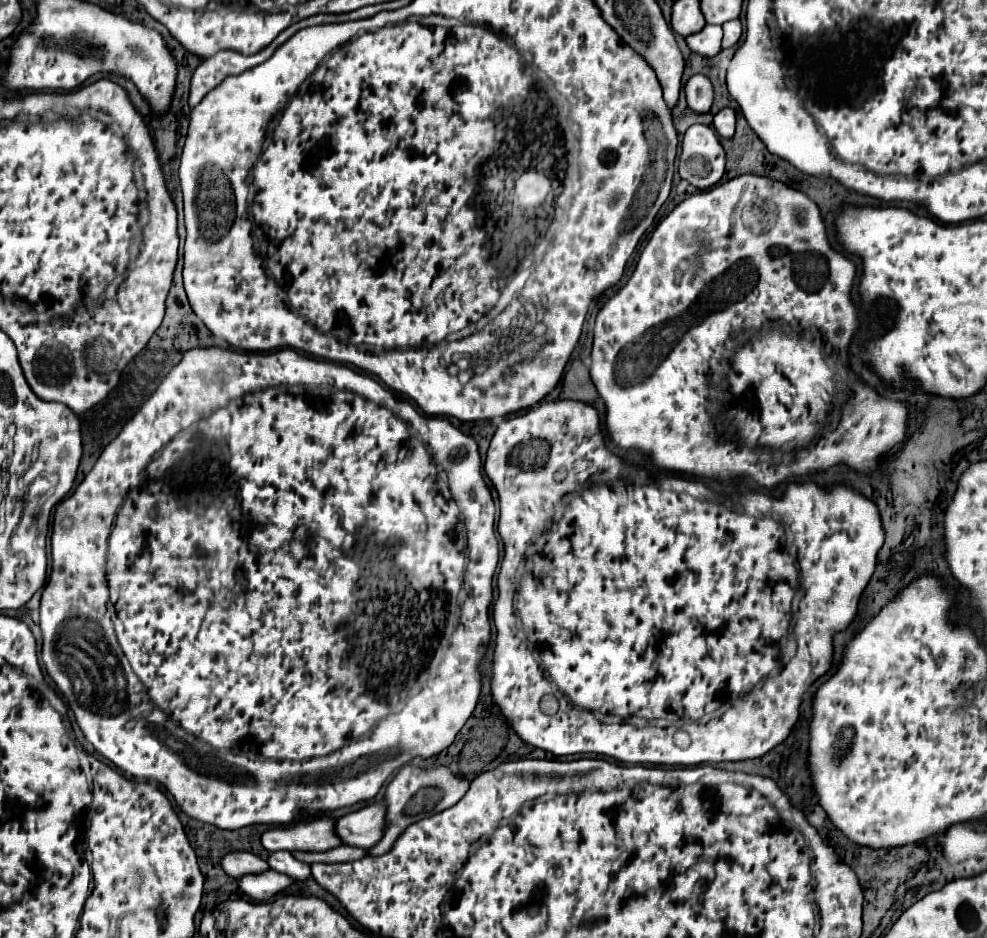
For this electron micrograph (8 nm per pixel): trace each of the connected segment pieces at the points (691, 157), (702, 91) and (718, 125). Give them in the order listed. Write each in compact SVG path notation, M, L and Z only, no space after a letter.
M693 124L681 142L679 176L699 190L715 186L725 172L725 150L713 128Z
M703 74L691 76L689 82L685 84L685 98L693 112L707 114L713 104L713 86L711 86L709 78Z
M723 108L715 114L713 126L721 138L733 138L735 134L735 112L731 108Z

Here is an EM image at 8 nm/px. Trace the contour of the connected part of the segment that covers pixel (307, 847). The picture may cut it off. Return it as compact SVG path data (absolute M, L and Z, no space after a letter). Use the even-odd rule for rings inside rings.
M323 814L319 818L301 818L291 826L267 830L261 842L269 852L325 852L343 844L335 834L335 822L335 818Z

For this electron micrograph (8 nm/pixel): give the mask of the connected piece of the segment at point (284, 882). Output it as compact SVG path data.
M267 870L263 874L249 874L249 876L243 876L239 880L239 888L251 896L253 900L259 900L259 902L267 902L271 900L275 894L287 890L295 880L287 874L279 874L275 870Z

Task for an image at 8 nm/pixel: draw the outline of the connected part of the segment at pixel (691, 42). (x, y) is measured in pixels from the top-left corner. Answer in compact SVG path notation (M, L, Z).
M705 26L701 32L691 34L687 38L687 46L701 56L715 56L721 52L721 38L721 26Z

